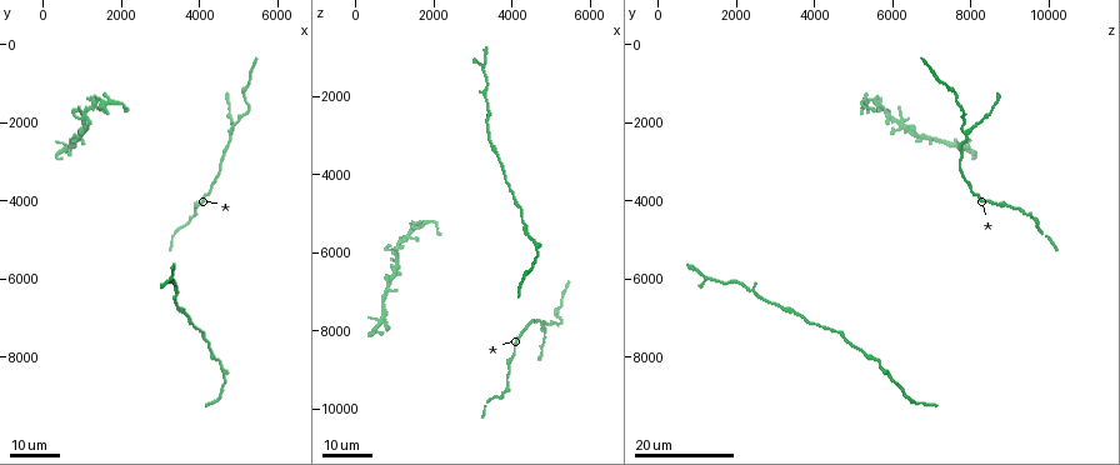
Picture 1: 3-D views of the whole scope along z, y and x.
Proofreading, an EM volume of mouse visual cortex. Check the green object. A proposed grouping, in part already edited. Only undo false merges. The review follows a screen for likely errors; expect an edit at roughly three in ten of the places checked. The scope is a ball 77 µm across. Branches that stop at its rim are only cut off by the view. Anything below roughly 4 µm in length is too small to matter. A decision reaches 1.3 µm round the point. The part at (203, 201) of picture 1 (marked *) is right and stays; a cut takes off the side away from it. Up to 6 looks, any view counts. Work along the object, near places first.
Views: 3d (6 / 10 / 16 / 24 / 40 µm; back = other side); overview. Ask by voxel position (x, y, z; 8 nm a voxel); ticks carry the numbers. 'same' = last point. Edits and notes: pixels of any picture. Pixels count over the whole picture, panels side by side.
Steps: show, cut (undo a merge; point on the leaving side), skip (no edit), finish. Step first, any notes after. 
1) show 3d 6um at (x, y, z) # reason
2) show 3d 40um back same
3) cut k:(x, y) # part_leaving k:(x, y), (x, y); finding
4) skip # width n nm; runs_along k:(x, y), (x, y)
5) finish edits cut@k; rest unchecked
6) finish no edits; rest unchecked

show 3d 24um at (4450, 8100, 5650)

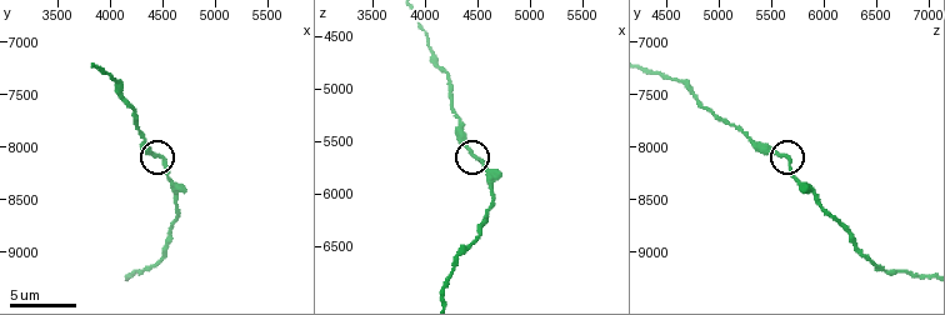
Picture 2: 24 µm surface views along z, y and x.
show 3d 10um at (4460, 8080, 5620)

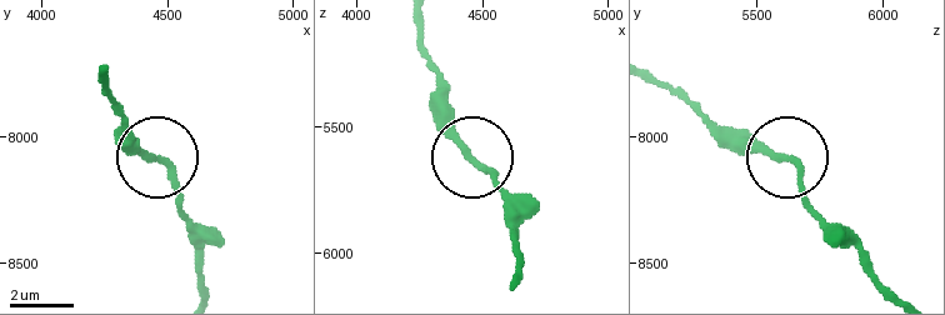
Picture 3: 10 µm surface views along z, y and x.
skip # side_arm 18 um; continuous, no second cell

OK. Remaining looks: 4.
show 3d 24um at (3950, 4150, 8950) # calibre changes

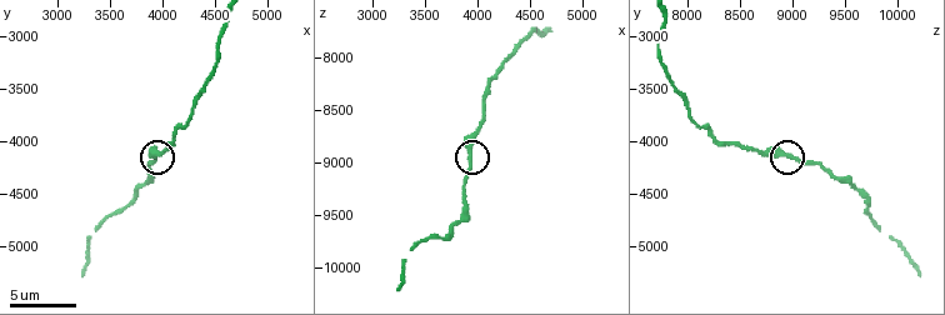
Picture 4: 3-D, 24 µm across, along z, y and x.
show 3d 10um at (3920, 4100, 8940)

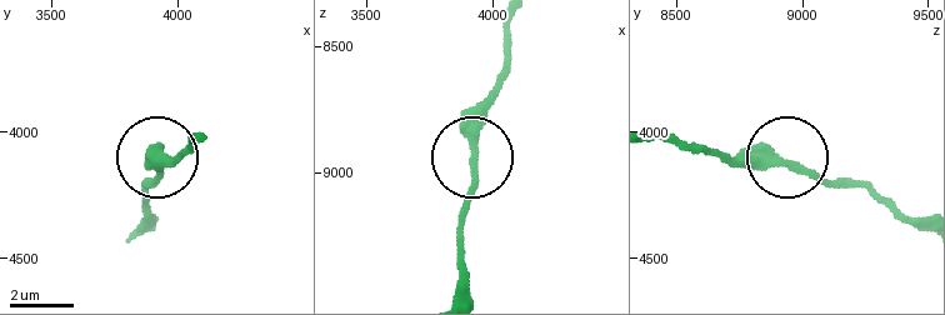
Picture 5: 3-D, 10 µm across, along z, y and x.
show 3d 6um at (3930, 4130, 8940) # zoom in

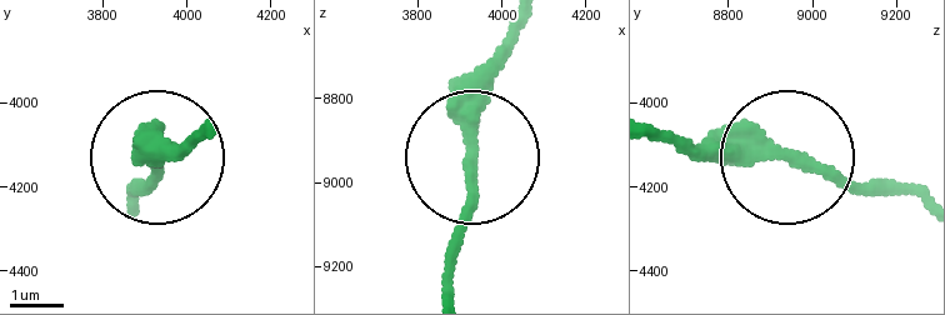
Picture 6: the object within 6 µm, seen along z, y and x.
skip # runs_along 6:(654, 129), (801, 155), (923, 200); continuous, no second cell

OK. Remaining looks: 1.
finish no edits; rest unchecked

